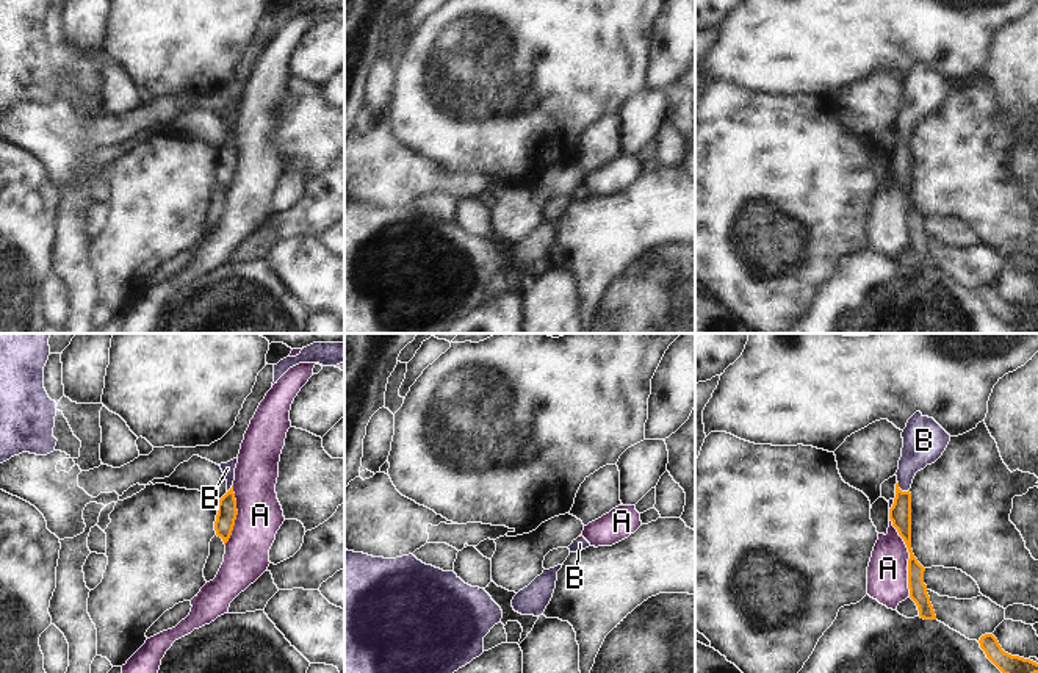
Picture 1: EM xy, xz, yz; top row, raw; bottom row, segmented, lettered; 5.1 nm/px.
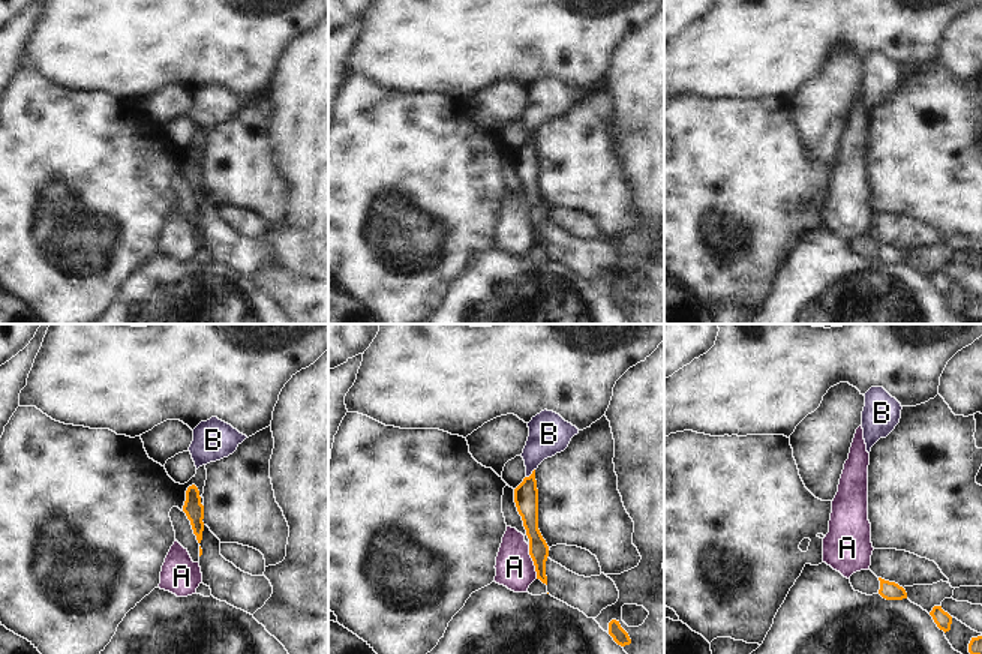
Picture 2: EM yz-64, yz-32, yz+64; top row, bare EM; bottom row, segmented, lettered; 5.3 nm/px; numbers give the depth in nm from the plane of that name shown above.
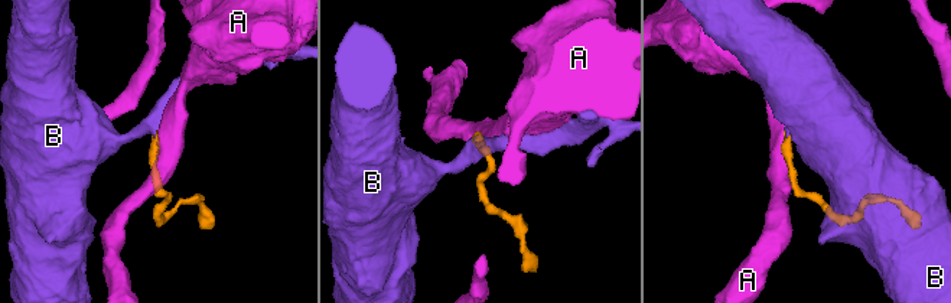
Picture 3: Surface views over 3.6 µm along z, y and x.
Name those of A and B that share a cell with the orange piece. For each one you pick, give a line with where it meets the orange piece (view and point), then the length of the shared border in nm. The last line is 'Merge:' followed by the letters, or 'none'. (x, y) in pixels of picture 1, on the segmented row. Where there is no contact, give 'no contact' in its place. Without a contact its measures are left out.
B: meets orange in yz at (899, 489); contact 80 nm long
Merge: B

